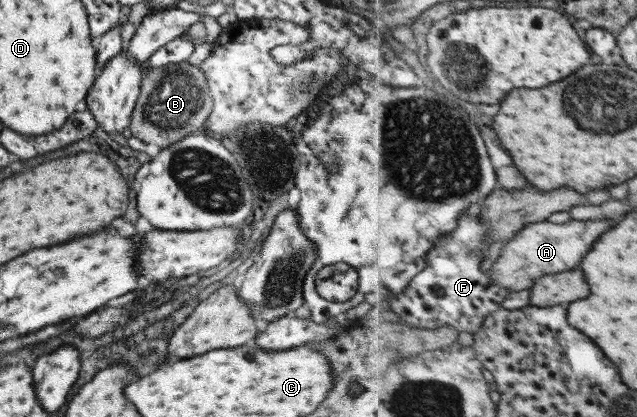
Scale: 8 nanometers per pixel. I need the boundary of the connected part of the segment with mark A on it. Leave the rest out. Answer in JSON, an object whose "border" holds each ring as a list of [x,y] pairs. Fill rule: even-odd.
{"border":[[[549,221],[531,223],[518,231],[516,236],[508,240],[505,246],[501,248],[499,257],[492,263],[490,268],[490,273],[493,273],[492,282],[509,289],[511,292],[531,289],[543,275],[575,269],[583,261],[583,257],[591,251],[591,245],[609,229],[611,229],[609,221],[571,221],[571,223],[565,223],[565,225],[557,225],[557,223]]]}

